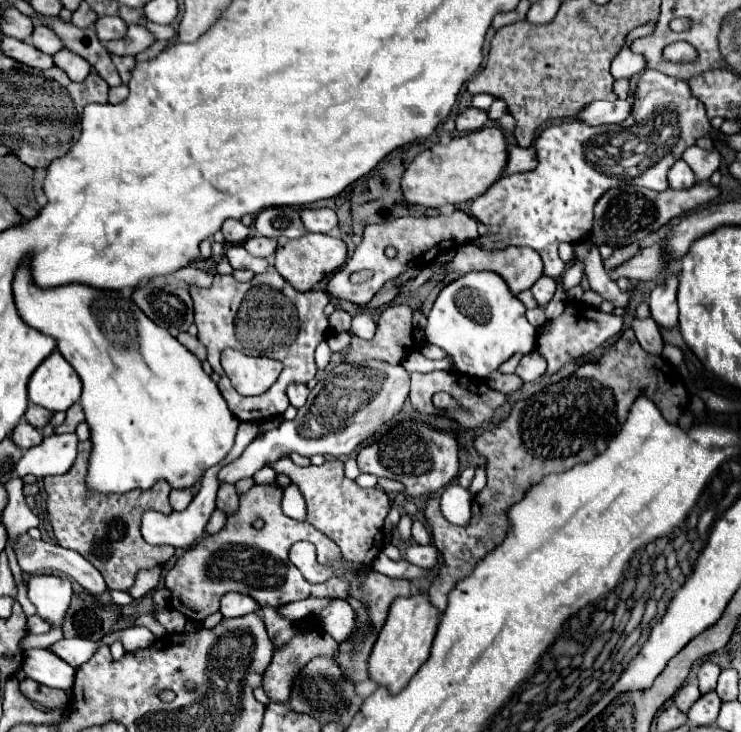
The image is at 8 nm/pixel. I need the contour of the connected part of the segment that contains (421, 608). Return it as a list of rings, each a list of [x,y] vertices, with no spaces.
[[[422,595],[398,597],[388,611],[386,623],[376,639],[376,645],[370,655],[370,679],[382,687],[388,687],[392,693],[402,691],[408,681],[416,675],[420,665],[428,659],[432,639],[436,635],[440,621],[440,611],[430,605],[430,601]]]

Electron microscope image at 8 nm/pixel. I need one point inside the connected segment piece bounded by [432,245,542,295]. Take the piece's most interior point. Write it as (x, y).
(520, 267)

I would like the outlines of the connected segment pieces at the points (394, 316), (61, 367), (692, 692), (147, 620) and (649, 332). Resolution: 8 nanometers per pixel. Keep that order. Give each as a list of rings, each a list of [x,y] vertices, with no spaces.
[[[390,305],[382,311],[374,339],[366,341],[352,335],[346,361],[362,363],[370,359],[398,365],[414,349],[412,309],[406,305]]]
[[[52,351],[28,381],[28,399],[48,411],[66,411],[80,399],[82,383],[72,365]]]
[[[688,683],[688,685],[682,685],[682,687],[678,689],[678,693],[674,695],[674,703],[686,713],[698,697],[700,697],[698,685],[690,685],[690,683]]]
[[[140,615],[133,621],[133,627],[147,627],[156,638],[160,639],[167,634],[166,629],[152,615]]]
[[[632,313],[632,321],[634,321],[634,333],[638,343],[652,355],[660,355],[662,353],[662,335],[658,331],[656,321],[652,321],[652,317],[648,319],[638,319],[636,313]]]

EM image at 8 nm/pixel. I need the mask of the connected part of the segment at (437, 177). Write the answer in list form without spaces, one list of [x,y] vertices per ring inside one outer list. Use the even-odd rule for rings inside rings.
[[[486,127],[462,137],[454,137],[448,145],[434,145],[422,151],[406,169],[402,177],[404,199],[414,205],[442,207],[446,203],[472,201],[486,193],[500,177],[508,163],[508,149],[504,133],[498,127]]]

